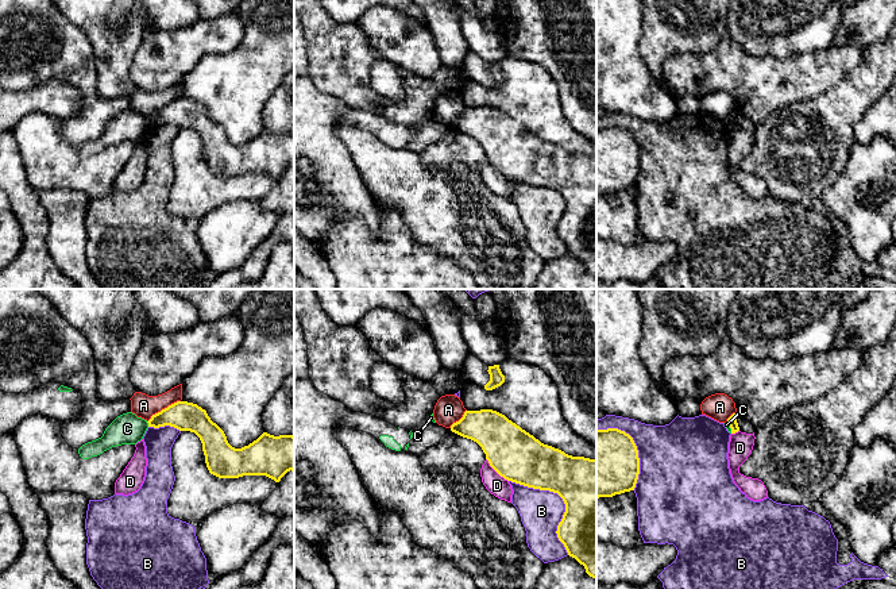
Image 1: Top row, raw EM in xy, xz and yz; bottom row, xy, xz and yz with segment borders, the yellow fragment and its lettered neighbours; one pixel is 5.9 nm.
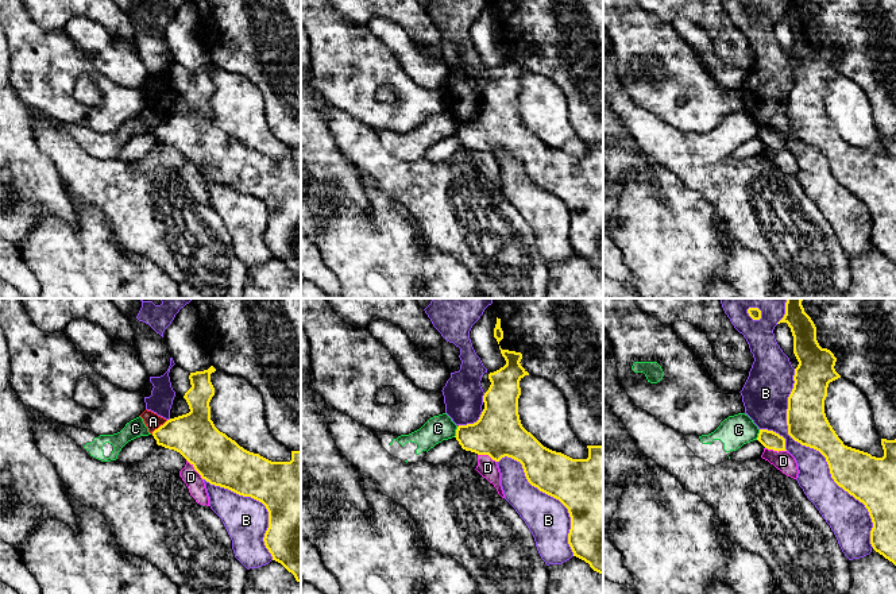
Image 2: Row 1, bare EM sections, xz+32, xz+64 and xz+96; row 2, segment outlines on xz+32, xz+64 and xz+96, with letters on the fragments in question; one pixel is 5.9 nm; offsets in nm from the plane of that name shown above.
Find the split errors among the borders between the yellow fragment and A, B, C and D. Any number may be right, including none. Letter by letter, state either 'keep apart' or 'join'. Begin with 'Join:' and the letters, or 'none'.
Join: none
A: keep apart
B: keep apart
C: keep apart
D: keep apart

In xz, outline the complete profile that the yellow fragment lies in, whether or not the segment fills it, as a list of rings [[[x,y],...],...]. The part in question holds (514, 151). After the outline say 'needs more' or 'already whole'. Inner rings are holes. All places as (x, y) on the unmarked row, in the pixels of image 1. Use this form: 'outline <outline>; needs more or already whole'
outline [[[493,107],[466,108],[463,115],[451,123],[451,128],[476,139],[486,151],[490,163],[505,177],[533,186],[549,188],[563,196],[565,209],[557,223],[557,235],[564,242],[568,253],[583,262],[590,274],[596,276],[596,157],[572,154],[544,142],[505,112]]]; already whole

